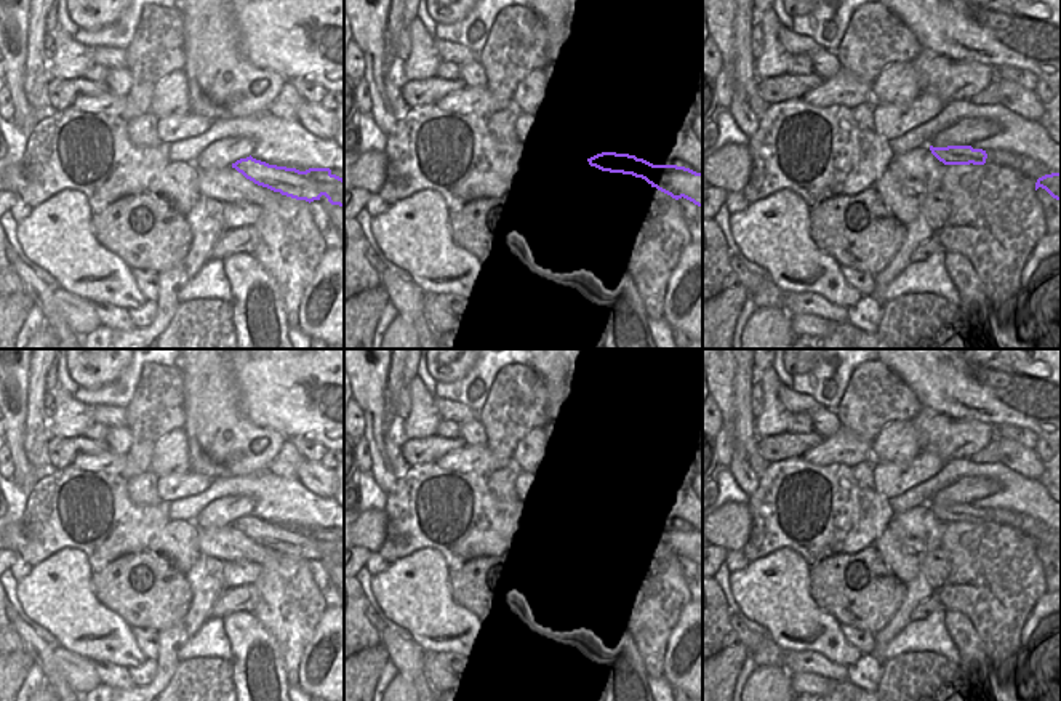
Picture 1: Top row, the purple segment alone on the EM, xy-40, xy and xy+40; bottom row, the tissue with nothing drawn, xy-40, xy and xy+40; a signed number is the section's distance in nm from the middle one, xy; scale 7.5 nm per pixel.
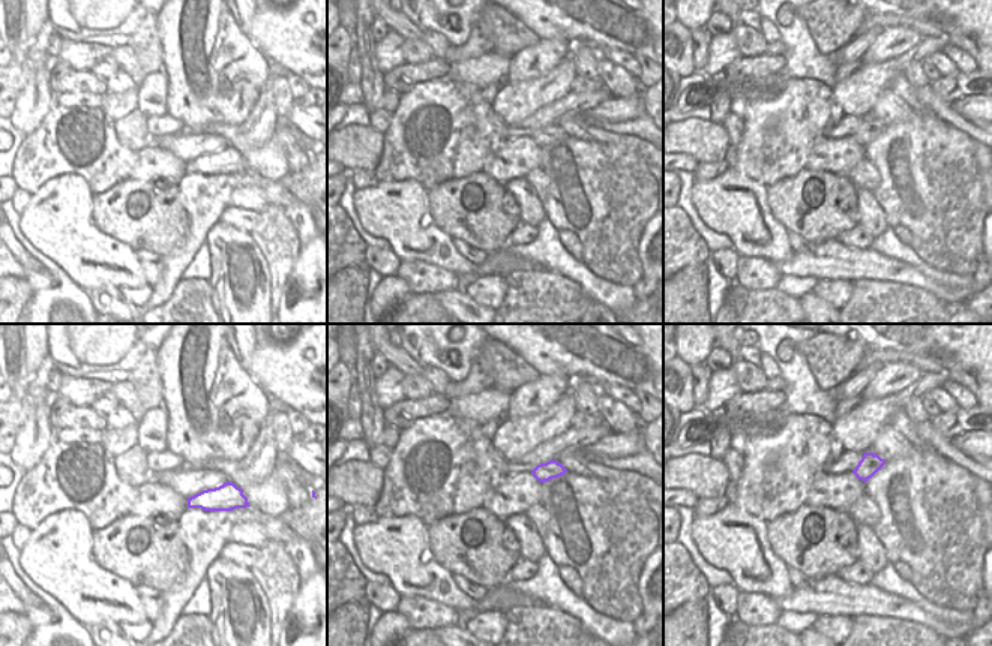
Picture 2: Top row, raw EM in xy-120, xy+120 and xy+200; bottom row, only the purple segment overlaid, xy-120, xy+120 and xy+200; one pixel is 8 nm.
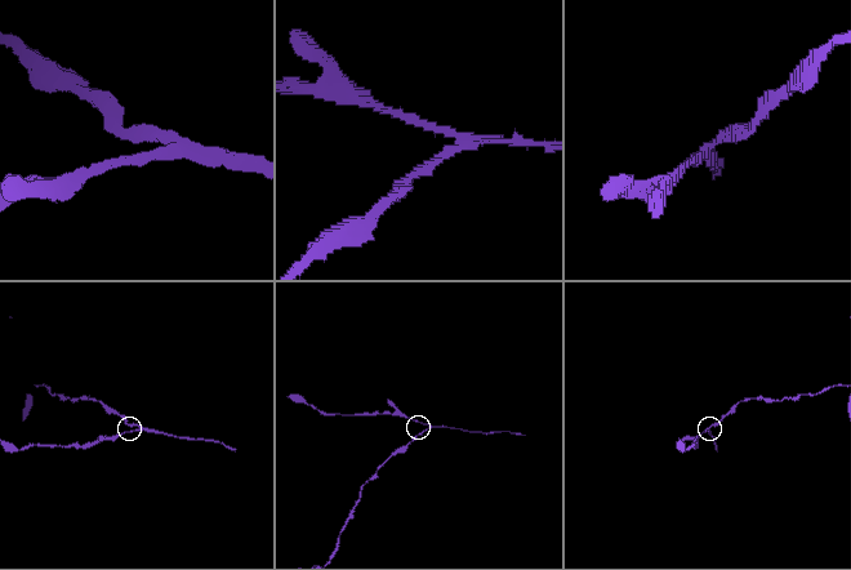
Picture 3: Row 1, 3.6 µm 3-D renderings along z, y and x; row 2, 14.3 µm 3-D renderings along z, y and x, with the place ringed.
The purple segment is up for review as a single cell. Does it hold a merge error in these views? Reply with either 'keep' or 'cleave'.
cleave

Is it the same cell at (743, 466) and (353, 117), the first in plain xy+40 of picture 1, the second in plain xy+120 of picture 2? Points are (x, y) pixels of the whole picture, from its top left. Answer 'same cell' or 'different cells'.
different cells

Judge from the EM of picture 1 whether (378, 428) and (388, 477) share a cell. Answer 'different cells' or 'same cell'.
same cell

